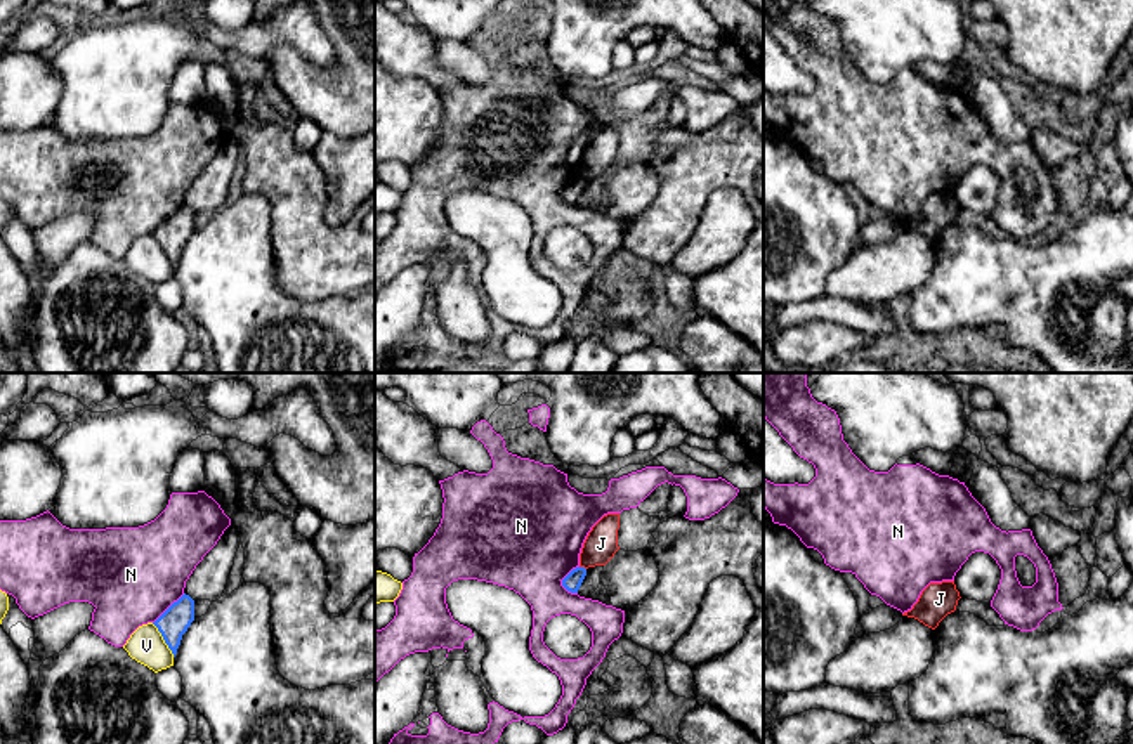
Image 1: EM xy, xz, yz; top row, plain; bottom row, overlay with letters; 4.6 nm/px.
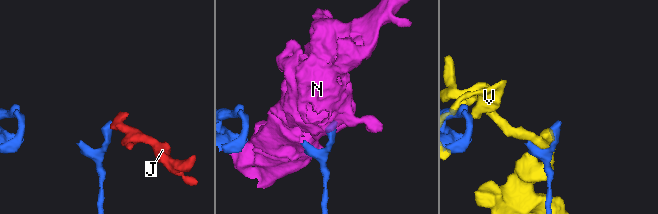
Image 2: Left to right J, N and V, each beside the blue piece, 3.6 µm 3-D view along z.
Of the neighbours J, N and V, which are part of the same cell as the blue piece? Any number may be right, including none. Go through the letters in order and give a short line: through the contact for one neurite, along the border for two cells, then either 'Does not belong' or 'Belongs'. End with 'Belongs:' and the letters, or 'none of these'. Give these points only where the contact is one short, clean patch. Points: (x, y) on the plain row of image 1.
J: Line: xz (580, 177), (585, 181). Does not belong
N: Does not belong
V: Does not belong
Belongs: none of these

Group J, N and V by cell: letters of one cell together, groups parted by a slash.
J / N / V

